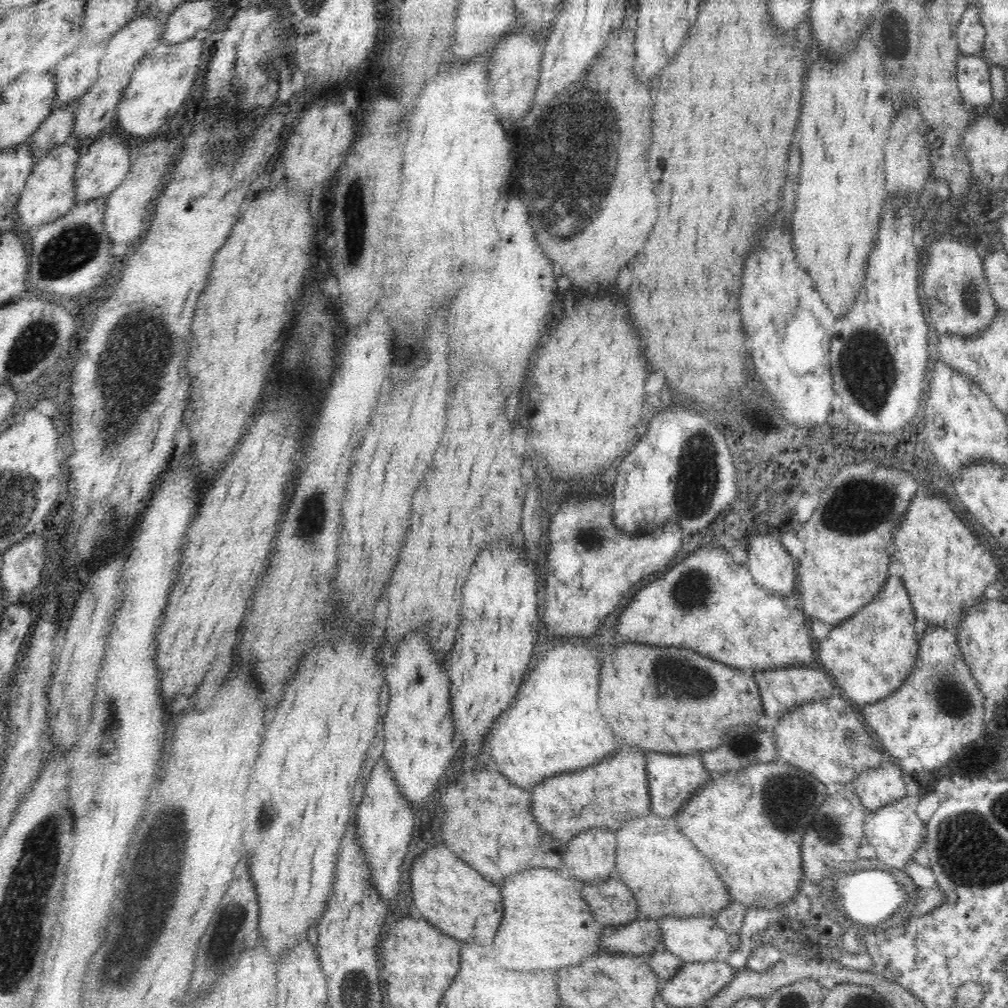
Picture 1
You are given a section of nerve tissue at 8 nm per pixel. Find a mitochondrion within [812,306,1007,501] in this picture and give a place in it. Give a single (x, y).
(869, 381)

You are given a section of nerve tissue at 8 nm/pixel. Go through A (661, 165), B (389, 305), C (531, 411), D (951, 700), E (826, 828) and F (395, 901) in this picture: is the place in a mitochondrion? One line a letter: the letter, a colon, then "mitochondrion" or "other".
A: other
B: other
C: other
D: mitochondrion
E: mitochondrion
F: other

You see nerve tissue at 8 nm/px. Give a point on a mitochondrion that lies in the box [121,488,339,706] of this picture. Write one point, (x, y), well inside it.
(313, 507)

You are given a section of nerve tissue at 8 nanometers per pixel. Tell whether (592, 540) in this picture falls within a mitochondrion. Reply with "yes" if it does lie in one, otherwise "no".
yes

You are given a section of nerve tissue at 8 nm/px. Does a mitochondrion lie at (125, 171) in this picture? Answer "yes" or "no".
no

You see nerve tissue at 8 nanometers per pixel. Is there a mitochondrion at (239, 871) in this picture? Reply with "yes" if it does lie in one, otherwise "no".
no

